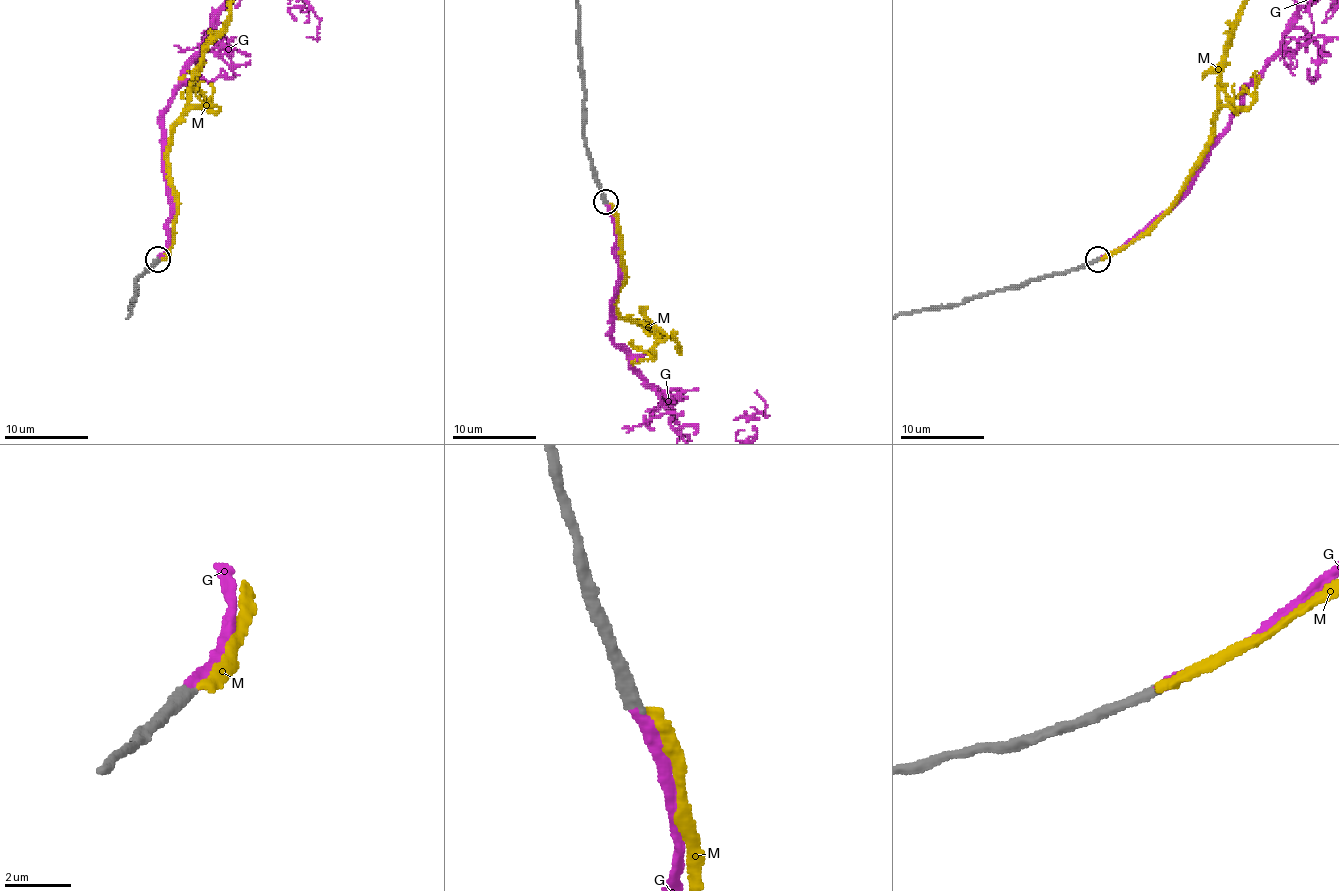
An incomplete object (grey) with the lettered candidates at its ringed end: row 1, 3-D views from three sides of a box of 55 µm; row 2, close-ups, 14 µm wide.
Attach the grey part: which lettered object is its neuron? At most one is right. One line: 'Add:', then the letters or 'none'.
Add: G

